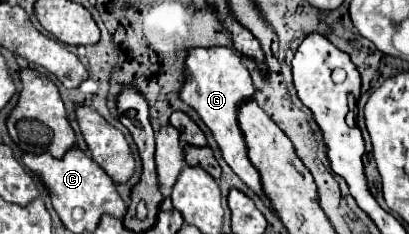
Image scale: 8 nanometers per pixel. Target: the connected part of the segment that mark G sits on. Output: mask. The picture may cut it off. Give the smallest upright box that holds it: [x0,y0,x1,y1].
[179,47,271,207]

